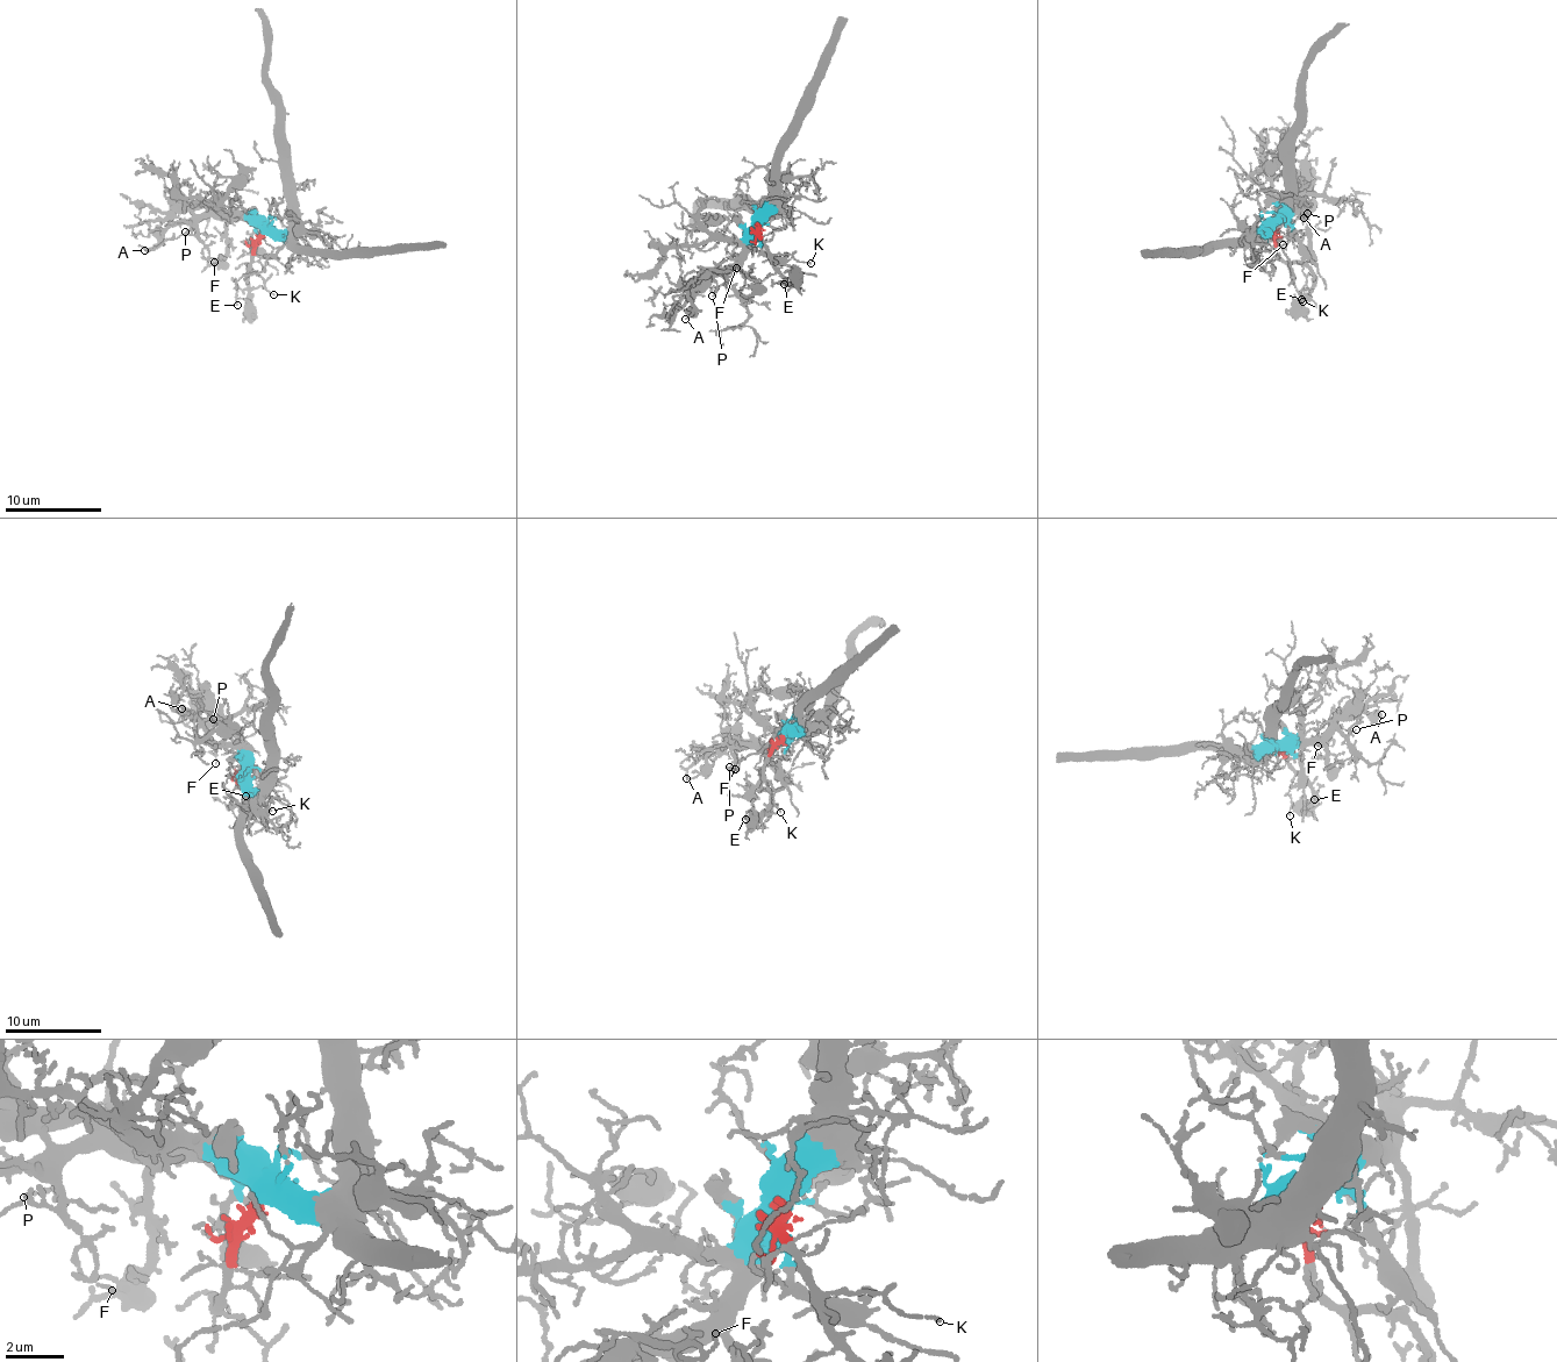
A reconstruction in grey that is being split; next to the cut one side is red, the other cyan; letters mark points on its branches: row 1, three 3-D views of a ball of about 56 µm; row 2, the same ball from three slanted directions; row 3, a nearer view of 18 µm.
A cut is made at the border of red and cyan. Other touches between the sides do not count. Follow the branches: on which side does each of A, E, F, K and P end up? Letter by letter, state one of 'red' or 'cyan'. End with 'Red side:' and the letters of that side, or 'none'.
A: cyan
E: red
F: cyan
K: red
P: cyan
Red side: E, K

